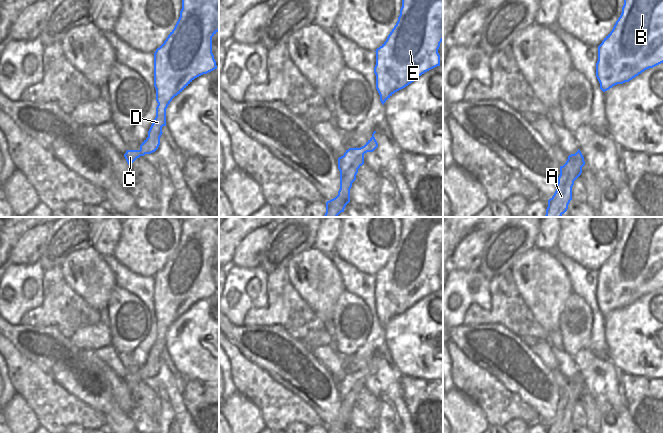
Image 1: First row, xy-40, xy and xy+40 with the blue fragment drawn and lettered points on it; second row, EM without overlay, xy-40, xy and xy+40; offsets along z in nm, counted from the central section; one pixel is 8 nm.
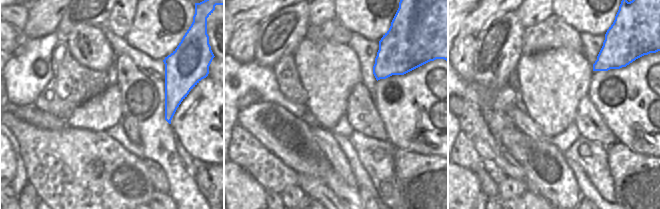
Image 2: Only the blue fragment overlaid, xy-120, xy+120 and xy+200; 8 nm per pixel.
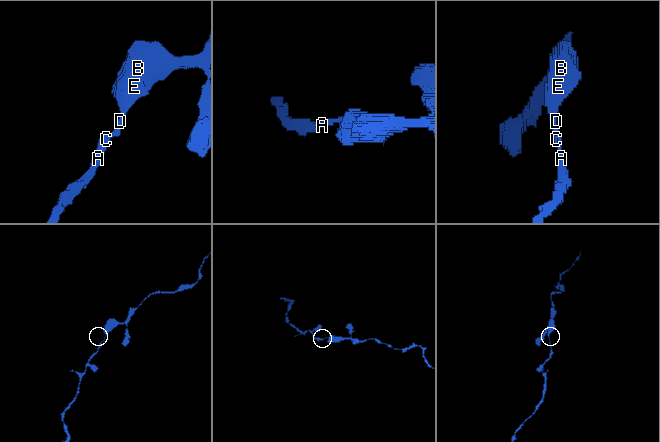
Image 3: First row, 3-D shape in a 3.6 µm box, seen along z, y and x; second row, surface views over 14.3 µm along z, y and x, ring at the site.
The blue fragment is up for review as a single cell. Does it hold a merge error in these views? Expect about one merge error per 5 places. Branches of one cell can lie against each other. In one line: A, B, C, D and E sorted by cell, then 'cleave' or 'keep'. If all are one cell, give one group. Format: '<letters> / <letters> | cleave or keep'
A B C D E | keep

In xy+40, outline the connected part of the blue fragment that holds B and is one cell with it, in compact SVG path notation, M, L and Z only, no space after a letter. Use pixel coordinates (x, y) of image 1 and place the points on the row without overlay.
M624 217L622 237L612 255L598 270L596 301L605 316L617 308L629 306L645 294L663 287L663 217Z

